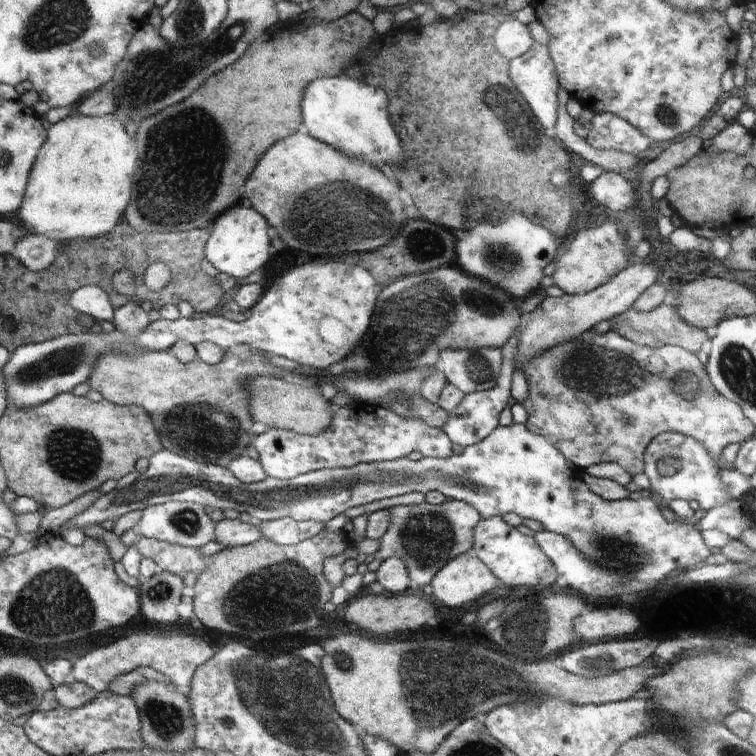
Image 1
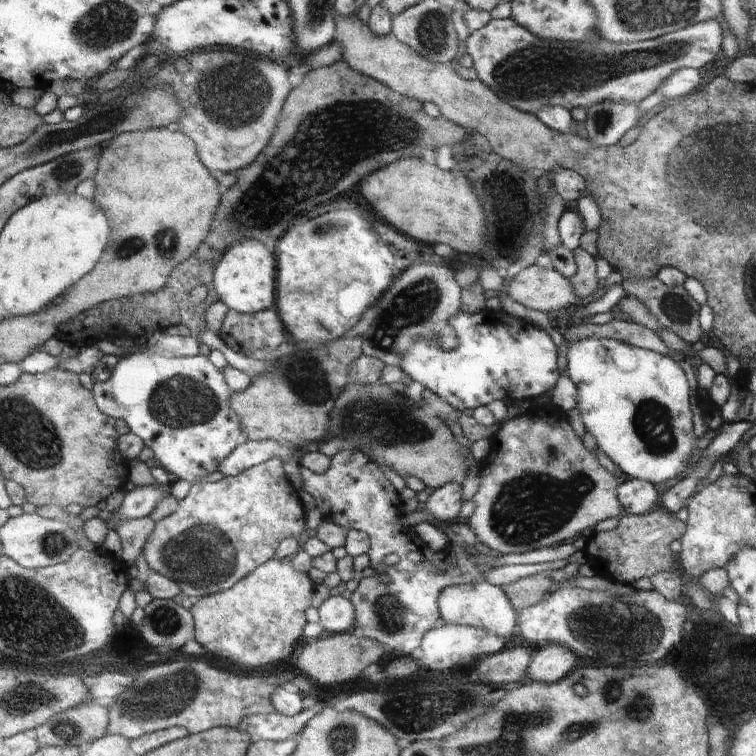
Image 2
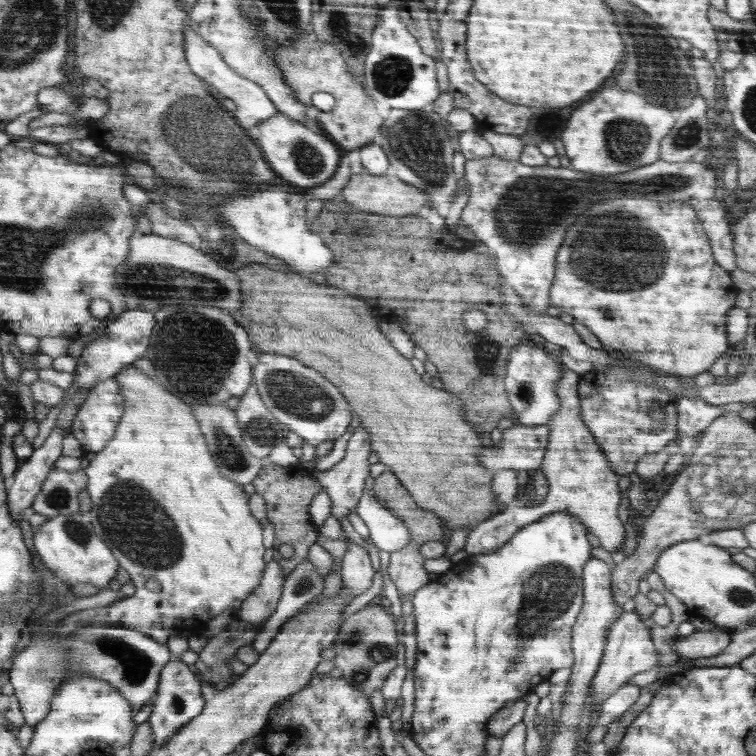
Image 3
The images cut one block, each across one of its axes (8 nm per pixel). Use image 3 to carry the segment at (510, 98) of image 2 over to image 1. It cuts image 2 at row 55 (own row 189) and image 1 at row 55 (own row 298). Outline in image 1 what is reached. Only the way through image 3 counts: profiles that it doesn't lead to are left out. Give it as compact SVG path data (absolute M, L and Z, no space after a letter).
M534 40L534 44L530 46L527 52L512 59L511 63L512 83L526 100L532 112L536 114L535 118L538 120L538 123L551 138L557 138L555 126L559 120L560 112L557 92L561 84L559 83L559 78L556 78L557 71L554 66L555 64L552 64L552 60L550 60L548 47L540 44L540 42L536 42L536 40Z

